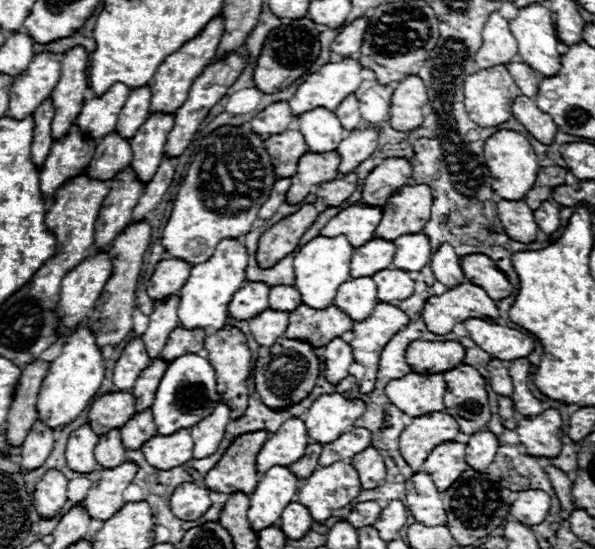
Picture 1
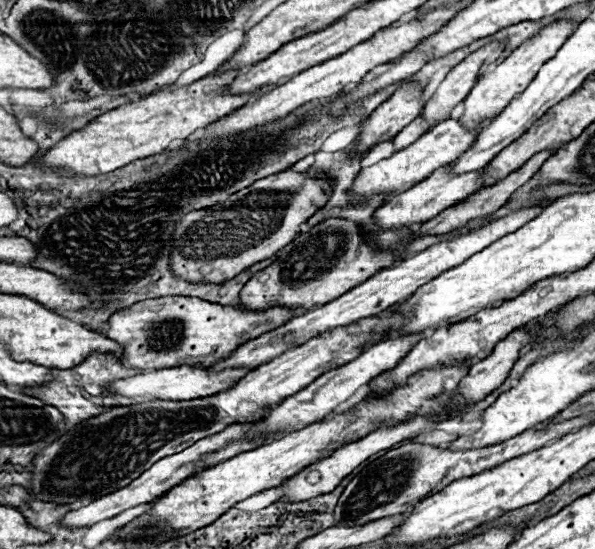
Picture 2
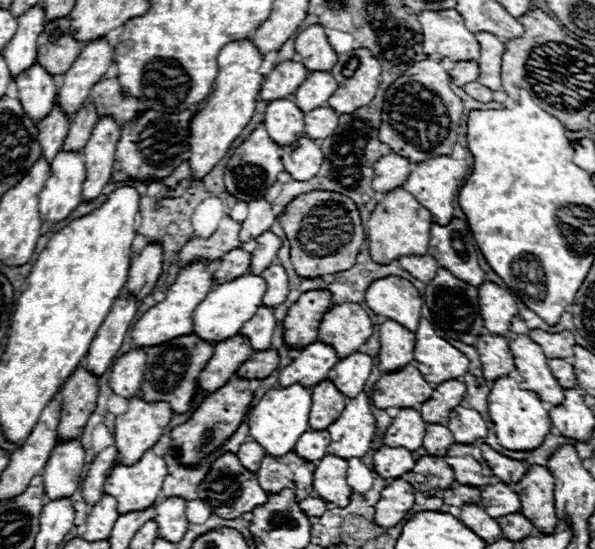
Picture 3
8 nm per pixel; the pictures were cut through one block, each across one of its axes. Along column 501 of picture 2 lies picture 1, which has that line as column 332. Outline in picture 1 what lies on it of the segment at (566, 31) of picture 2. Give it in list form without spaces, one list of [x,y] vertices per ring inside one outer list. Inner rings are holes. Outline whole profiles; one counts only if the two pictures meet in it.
[[[352,58],[324,64],[318,72],[306,76],[306,80],[298,86],[294,98],[290,100],[292,114],[298,118],[318,106],[334,112],[346,96],[358,90],[362,82],[360,70],[360,62]]]

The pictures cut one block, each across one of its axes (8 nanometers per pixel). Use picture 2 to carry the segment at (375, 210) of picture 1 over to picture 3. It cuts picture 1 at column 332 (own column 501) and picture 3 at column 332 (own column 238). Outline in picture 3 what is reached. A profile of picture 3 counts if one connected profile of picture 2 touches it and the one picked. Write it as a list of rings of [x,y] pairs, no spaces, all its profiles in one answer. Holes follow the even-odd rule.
[[[312,342],[300,350],[298,358],[294,358],[286,368],[282,368],[278,380],[280,386],[302,384],[306,388],[316,386],[320,380],[328,378],[328,370],[338,362],[336,350],[326,342]]]

